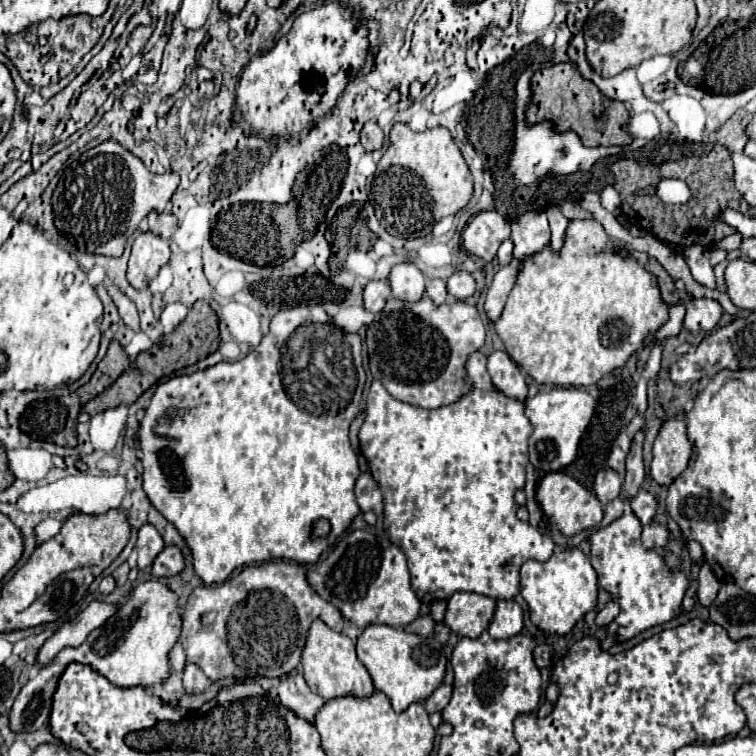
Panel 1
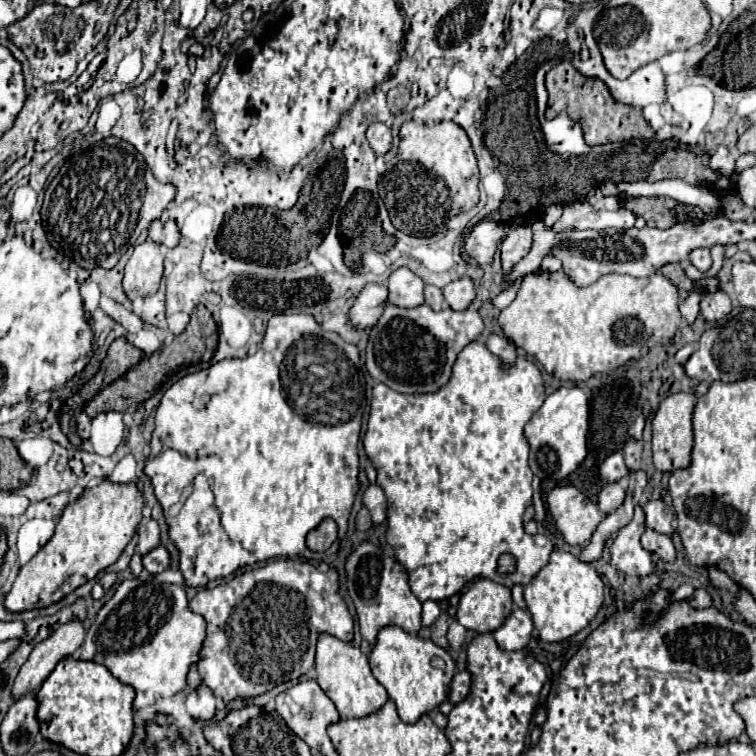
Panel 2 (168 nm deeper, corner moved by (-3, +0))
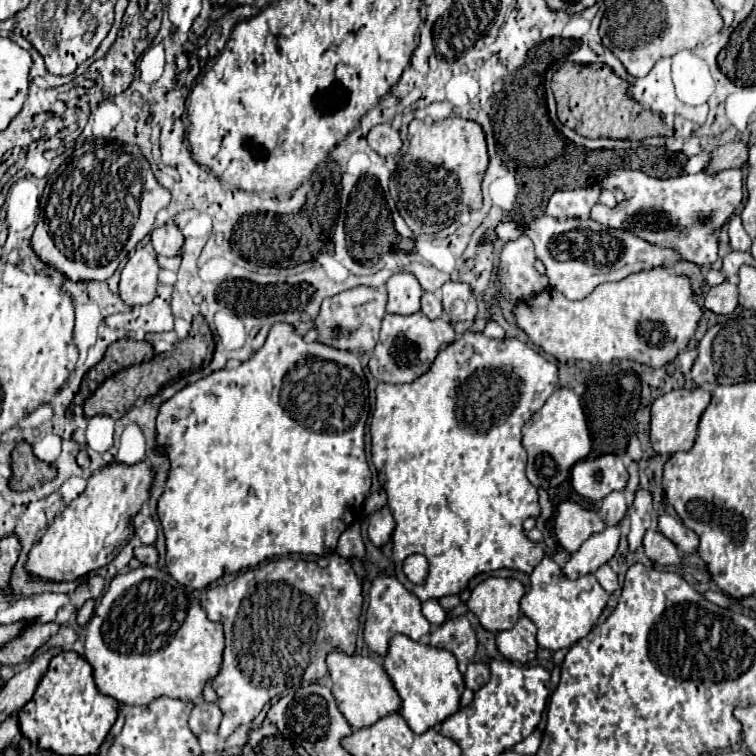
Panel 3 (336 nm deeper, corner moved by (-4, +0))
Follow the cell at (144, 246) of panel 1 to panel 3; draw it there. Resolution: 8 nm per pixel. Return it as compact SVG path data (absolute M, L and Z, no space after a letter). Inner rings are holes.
M148 245L136 249L120 275L120 297L126 305L146 305L156 297L160 265L156 251Z

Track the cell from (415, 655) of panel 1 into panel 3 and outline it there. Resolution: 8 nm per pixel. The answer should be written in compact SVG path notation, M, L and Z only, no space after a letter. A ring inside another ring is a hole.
M394 635L382 665L402 699L400 715L414 733L424 733L428 727L442 723L448 715L452 715L452 711L458 711L464 679L456 667L456 657L450 651L422 645L406 635Z

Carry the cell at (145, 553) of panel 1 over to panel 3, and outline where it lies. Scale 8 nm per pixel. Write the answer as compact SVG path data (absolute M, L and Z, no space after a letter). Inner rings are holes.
M138 513L134 519L132 519L132 525L134 525L134 533L140 537L142 545L154 545L156 543L156 523L150 515L144 515L144 513Z

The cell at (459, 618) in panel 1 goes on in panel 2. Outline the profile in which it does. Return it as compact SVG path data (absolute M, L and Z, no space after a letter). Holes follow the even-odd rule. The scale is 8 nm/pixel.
M491 579L475 581L467 593L461 595L457 607L457 621L477 633L493 633L511 615L511 589Z

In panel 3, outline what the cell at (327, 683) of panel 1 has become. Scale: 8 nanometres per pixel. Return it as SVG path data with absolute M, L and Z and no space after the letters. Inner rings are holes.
M332 651L326 657L328 673L332 679L332 695L338 703L340 713L346 717L352 729L368 727L376 723L378 719L394 713L400 709L400 697L388 679L382 665L378 665L372 657L362 655L346 655L342 651Z

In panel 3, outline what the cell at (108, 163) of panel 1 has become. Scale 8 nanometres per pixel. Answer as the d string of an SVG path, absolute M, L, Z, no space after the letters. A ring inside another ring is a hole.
M94 139L76 149L50 177L40 197L40 219L30 239L32 249L42 261L62 271L72 281L104 281L122 259L144 239L154 225L156 213L170 203L170 191L162 187L138 145L118 143L114 139Z

